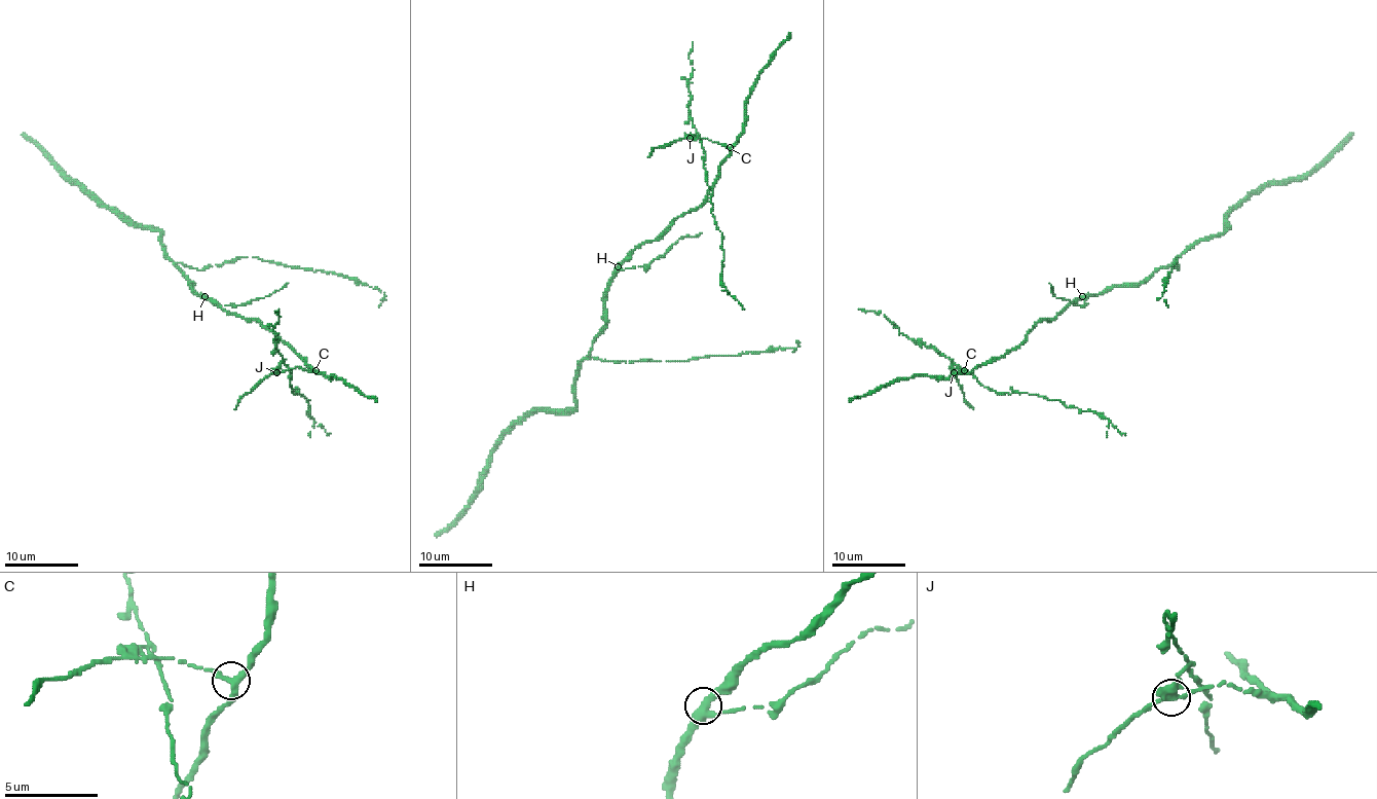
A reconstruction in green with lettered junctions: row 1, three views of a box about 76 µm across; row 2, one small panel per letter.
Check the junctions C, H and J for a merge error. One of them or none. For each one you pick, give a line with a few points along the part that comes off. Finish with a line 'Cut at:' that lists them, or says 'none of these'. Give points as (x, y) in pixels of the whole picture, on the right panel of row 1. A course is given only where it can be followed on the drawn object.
J: Course of the part to remove: (955, 372), (953, 363), (994, 391), (1044, 396), (1061, 400), (1068, 407), (1101, 412), (1125, 433)
Cut at: J

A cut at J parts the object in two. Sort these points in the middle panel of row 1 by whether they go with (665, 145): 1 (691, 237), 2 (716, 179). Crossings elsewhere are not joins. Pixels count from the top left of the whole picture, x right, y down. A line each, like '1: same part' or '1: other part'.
1: same part
2: same part

